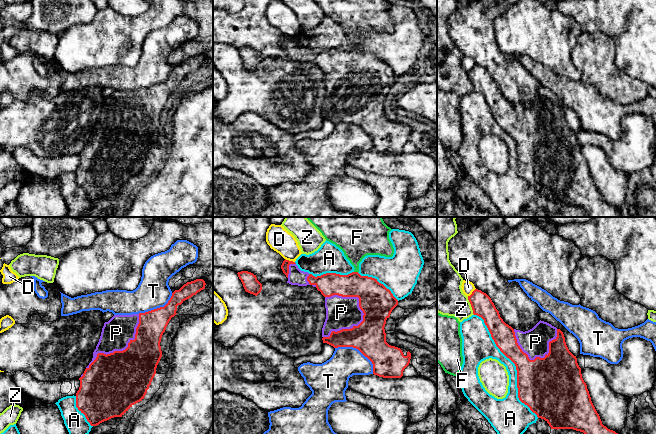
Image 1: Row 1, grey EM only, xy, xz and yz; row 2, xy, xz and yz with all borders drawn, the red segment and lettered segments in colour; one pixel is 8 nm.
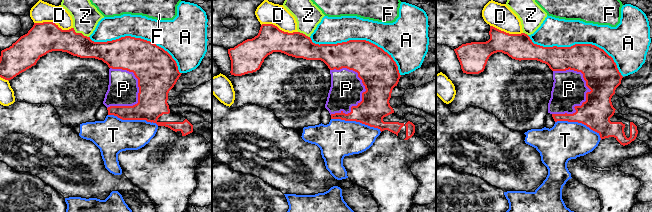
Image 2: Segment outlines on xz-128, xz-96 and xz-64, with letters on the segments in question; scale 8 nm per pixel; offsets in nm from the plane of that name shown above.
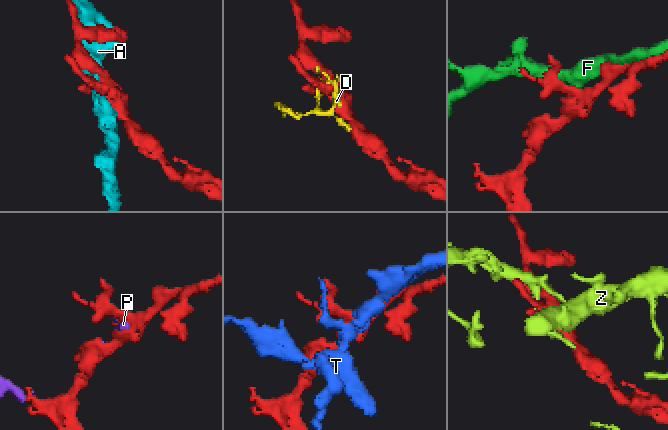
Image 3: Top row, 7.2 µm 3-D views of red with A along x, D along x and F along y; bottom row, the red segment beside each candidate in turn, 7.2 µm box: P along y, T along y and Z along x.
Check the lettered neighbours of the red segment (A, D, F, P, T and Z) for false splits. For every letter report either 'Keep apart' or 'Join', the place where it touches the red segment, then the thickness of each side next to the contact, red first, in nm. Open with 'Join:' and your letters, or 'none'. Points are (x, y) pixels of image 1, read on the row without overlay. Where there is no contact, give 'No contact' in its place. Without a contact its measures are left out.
Join: P
A: Keep apart. Touches red at yz (515, 141). Thickness 380 nm (red) against 130 nm
D: Keep apart. Touches red at xz (290, 37). Thickness 60 nm (red) against 190 nm
F: Keep apart. Touches red at xz (356, 48). Thickness 240 nm (red) against 280 nm
P: Join. Touches red at xz (354, 102). Thickness 260 nm (red) against 260 nm
T: Keep apart. Touches red at xz (359, 126). Thickness 260 nm (red) against 240 nm
Z: Keep apart. Touches red at yz (471, 82). Thickness 170 nm (red) against 300 nm

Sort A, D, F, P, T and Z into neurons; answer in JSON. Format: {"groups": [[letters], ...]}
{"groups": [["A"], ["D"], ["F"], ["P"], ["T"], ["Z"]]}

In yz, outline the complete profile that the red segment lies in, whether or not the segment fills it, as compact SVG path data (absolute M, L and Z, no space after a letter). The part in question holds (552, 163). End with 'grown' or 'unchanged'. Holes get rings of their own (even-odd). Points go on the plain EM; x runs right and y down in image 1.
M475 65L468 76L473 90L481 93L487 102L492 115L500 127L516 142L519 176L527 181L538 194L544 195L551 205L573 205L583 208L590 217L620 217L618 209L602 200L581 150L577 134L568 125L563 108L551 100L539 97L532 105L520 107L513 105L500 93L491 74L481 66Z; grown

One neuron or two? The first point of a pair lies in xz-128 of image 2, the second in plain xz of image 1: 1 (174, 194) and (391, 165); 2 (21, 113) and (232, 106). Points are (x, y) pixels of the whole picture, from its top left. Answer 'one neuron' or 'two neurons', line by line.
1: two neurons
2: two neurons

